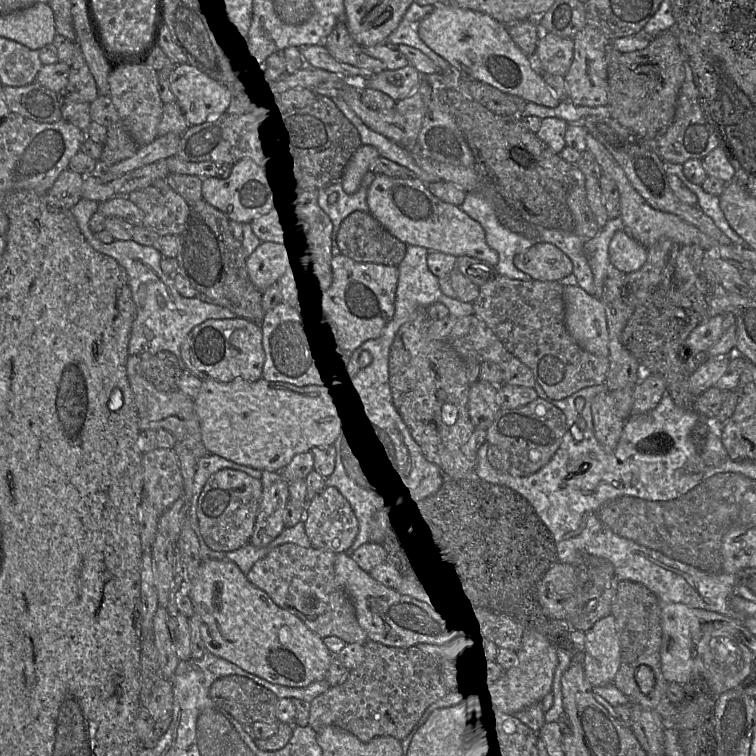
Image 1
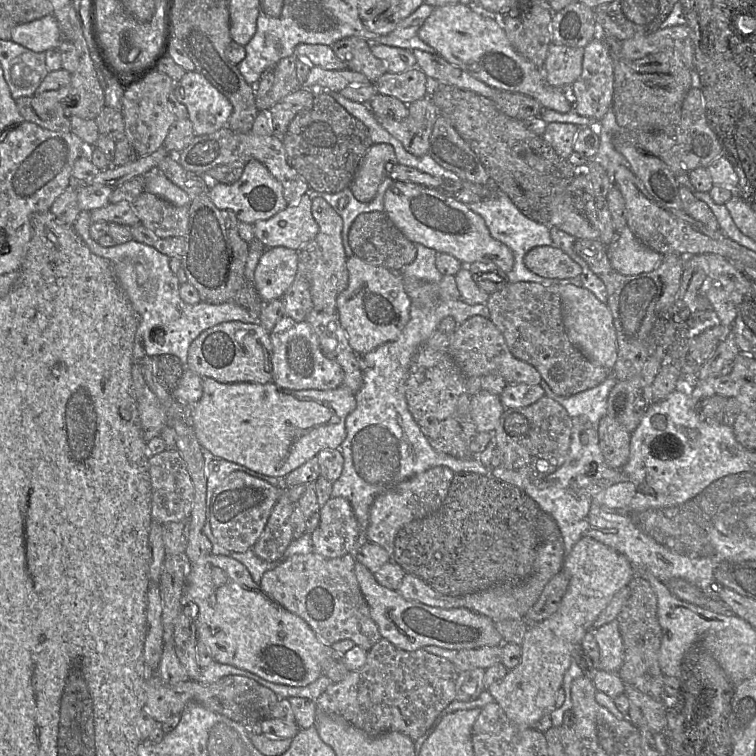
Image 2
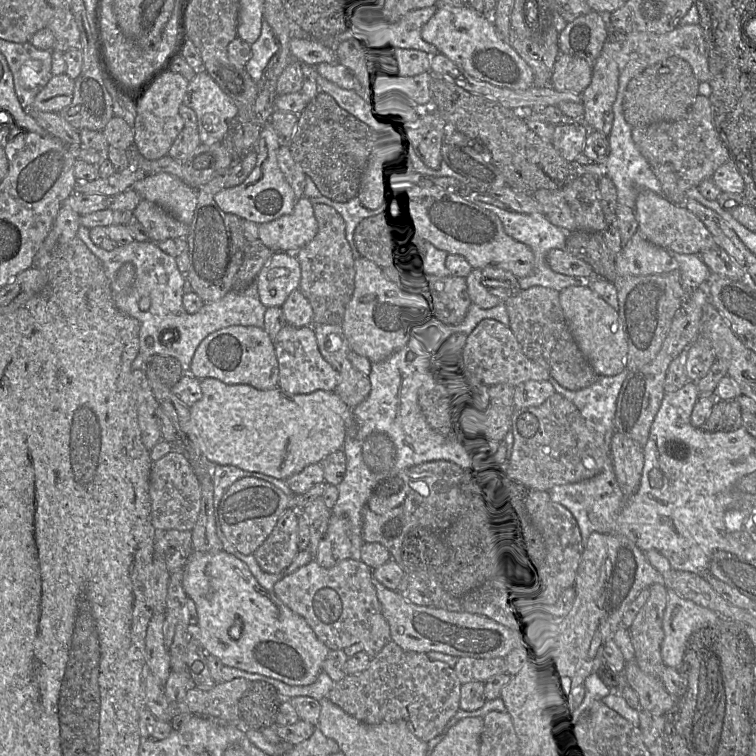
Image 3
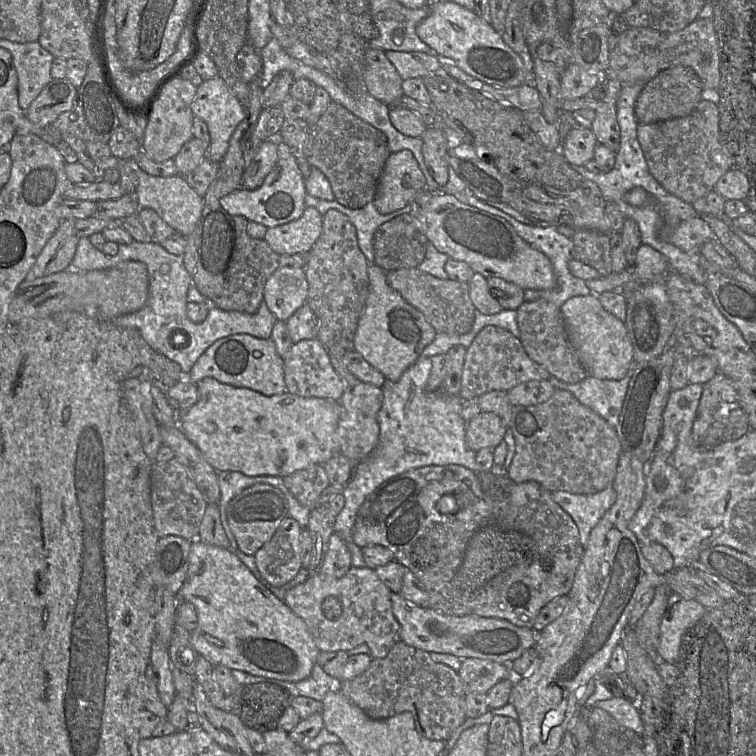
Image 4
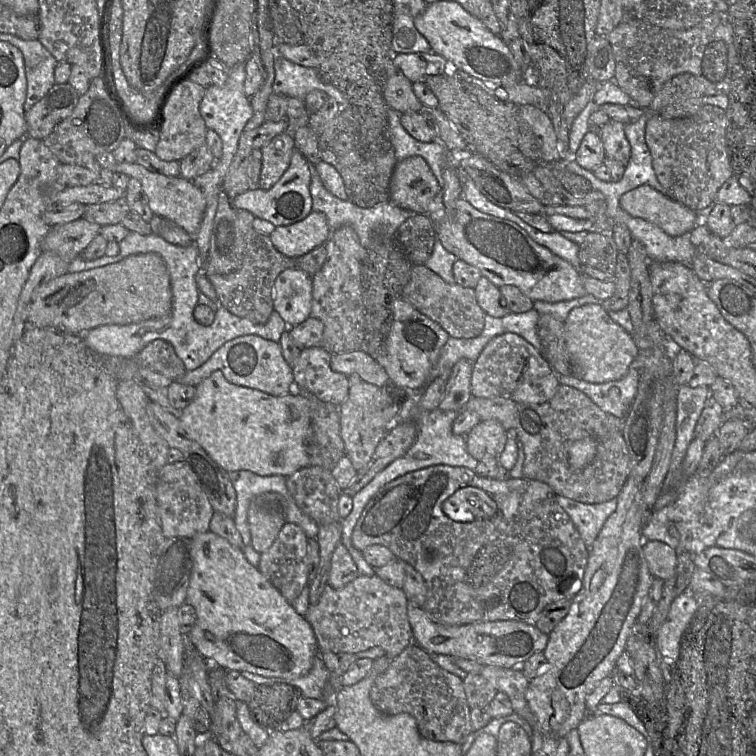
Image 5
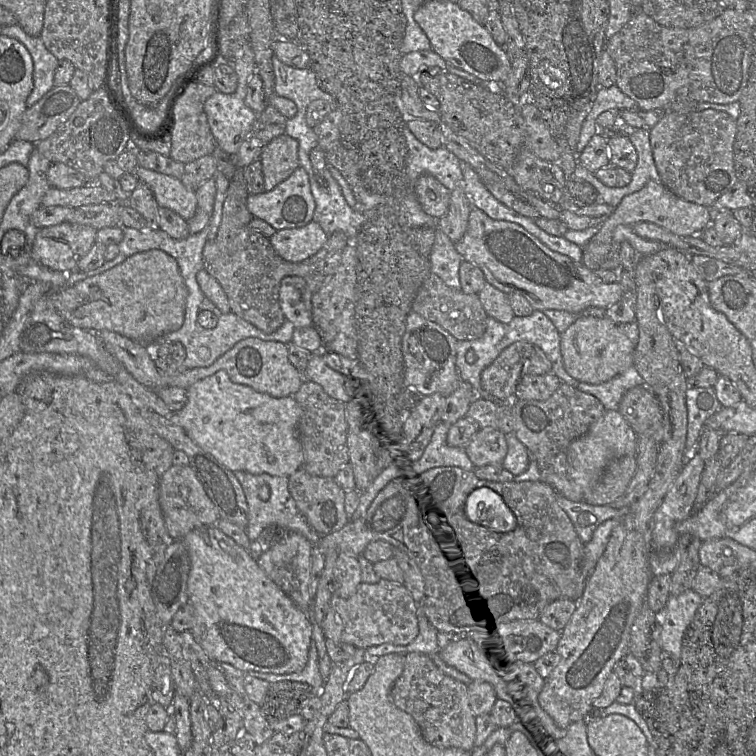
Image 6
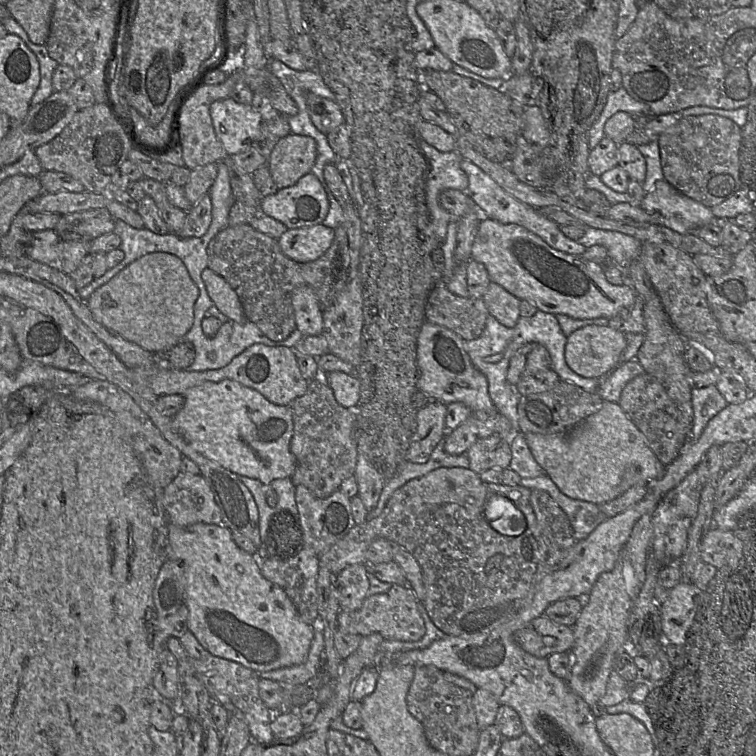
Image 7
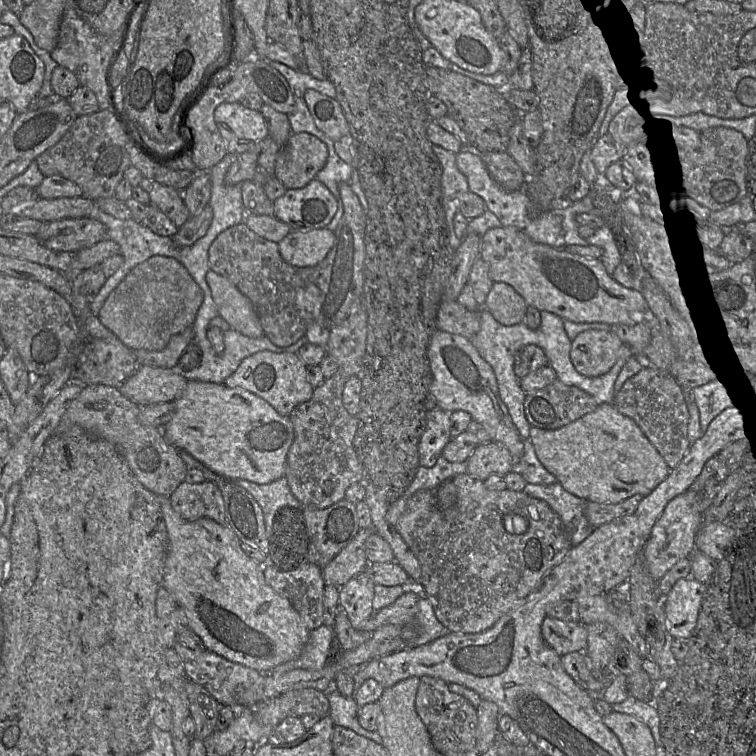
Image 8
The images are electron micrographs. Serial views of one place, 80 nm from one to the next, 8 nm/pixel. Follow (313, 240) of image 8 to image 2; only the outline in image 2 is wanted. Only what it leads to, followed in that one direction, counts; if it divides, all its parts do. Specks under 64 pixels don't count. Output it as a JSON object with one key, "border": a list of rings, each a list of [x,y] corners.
{"border":[[[303,195],[270,219],[256,222],[253,224],[255,238],[266,248],[284,247],[299,251],[319,231],[311,205],[312,195]]]}

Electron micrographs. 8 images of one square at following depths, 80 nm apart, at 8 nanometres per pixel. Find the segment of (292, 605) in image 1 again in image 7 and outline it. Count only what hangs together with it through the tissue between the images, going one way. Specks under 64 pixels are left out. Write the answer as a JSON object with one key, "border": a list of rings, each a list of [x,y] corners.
{"border":[[[395,585],[385,593],[368,595],[357,610],[340,609],[337,630],[363,637],[379,633],[384,640],[419,641],[425,634],[425,625],[419,612],[419,601],[408,585]]]}

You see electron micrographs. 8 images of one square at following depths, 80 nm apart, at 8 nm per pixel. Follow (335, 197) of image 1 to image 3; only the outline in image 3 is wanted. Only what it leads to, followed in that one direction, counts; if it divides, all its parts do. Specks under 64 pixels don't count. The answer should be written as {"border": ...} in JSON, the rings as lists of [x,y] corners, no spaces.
{"border":[[[325,196],[318,198],[309,198],[313,205],[325,204],[334,208],[343,218],[346,225],[345,235],[355,259],[359,259],[359,255],[354,243],[354,231],[357,225],[364,219],[380,216],[385,214],[384,211],[368,210],[359,201],[353,198],[346,203],[338,203]]]}

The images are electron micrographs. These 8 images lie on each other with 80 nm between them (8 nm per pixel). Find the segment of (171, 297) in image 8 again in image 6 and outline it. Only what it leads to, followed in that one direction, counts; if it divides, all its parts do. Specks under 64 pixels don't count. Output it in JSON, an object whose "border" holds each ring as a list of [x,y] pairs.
{"border":[[[148,250],[127,258],[123,263],[92,277],[50,291],[48,300],[71,325],[98,332],[109,330],[145,345],[179,330],[185,320],[188,288],[176,260],[162,250]]]}

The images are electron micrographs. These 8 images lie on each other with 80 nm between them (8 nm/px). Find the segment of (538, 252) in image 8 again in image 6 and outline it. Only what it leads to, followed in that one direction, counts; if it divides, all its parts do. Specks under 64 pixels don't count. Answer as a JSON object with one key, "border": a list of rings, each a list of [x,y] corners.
{"border":[[[472,207],[467,231],[463,238],[455,243],[455,247],[465,261],[483,271],[487,282],[506,294],[521,294],[537,311],[553,309],[578,313],[590,307],[607,309],[622,296],[623,291],[618,282],[605,283],[582,262],[576,263],[569,257],[552,251],[522,226],[513,222],[494,220],[476,207]]]}

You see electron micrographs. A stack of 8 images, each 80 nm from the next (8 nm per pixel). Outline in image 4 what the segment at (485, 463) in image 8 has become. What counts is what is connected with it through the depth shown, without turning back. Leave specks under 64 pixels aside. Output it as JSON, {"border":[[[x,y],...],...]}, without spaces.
{"border":[[[479,412],[468,422],[466,443],[475,452],[486,447],[495,448],[503,441],[506,429],[498,415]]]}

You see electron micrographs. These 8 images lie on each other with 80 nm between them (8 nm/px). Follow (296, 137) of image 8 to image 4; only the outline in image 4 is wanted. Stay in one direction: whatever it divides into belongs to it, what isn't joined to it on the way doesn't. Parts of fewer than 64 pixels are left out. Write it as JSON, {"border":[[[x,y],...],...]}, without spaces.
{"border":[[[275,139],[263,141],[242,176],[242,188],[254,190],[259,188],[266,177],[276,169],[279,142]]]}

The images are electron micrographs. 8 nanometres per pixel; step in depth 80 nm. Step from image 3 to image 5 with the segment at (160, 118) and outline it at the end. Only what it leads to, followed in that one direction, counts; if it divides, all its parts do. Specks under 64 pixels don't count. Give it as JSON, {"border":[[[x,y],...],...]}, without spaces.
{"border":[[[187,80],[181,83],[171,94],[164,109],[164,123],[159,132],[159,142],[154,151],[160,159],[180,162],[206,143],[207,127],[199,110],[206,88]]]}

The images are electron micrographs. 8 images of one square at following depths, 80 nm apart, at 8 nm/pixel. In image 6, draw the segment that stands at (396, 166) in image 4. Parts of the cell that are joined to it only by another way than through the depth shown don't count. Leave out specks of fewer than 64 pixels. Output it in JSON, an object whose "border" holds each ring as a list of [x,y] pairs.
{"border":[[[422,174],[414,185],[414,192],[423,211],[439,219],[449,208],[451,190],[442,185],[434,176]]]}

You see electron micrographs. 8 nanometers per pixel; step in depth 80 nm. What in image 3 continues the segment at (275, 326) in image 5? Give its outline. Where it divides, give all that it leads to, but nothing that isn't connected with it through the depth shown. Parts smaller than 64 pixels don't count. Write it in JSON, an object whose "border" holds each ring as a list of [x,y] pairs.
{"border":[[[80,226],[77,236],[100,260],[107,278],[112,282],[118,270],[125,264],[135,266],[136,277],[133,285],[123,292],[113,292],[115,306],[121,312],[140,322],[140,349],[132,367],[144,366],[151,356],[170,356],[179,361],[184,374],[190,374],[194,354],[210,334],[231,326],[257,327],[264,329],[266,307],[261,303],[255,282],[242,290],[233,290],[222,300],[204,303],[199,312],[188,314],[183,307],[185,276],[179,271],[176,259],[163,252],[154,242],[133,241],[105,251],[90,238],[90,230]]]}

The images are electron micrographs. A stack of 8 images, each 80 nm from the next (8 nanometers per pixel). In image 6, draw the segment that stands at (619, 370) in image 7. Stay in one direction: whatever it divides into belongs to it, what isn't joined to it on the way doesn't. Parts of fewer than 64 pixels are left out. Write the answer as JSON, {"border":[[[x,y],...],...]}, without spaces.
{"border":[[[634,365],[607,382],[593,385],[578,383],[575,388],[597,398],[605,410],[619,410],[624,394],[631,388],[644,385],[644,380]]]}

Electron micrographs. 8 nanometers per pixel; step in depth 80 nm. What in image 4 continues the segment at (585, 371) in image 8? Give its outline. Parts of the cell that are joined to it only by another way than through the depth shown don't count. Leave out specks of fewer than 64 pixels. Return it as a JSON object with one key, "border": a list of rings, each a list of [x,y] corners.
{"border":[[[595,294],[574,296],[561,307],[570,344],[587,375],[606,380],[620,380],[633,364],[633,347],[622,321],[607,312]]]}

